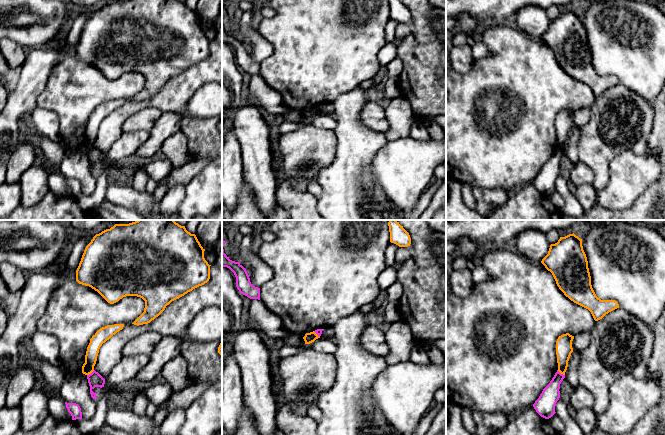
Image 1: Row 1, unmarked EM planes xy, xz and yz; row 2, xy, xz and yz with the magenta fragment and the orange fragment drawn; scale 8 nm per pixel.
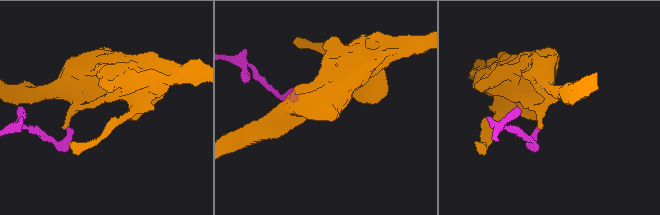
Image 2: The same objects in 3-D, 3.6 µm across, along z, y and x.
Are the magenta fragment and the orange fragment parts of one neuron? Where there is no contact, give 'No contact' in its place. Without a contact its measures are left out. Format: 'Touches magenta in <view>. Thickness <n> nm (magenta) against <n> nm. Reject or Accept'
Touches magenta in xy. Thickness 110 nm (magenta) against 100 nm. Reject

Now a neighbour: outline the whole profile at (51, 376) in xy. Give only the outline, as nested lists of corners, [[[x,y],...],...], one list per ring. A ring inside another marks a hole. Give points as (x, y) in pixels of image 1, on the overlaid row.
[[[38,356],[35,358],[38,363],[36,371],[43,387],[48,390],[59,390],[67,375],[65,369]]]

